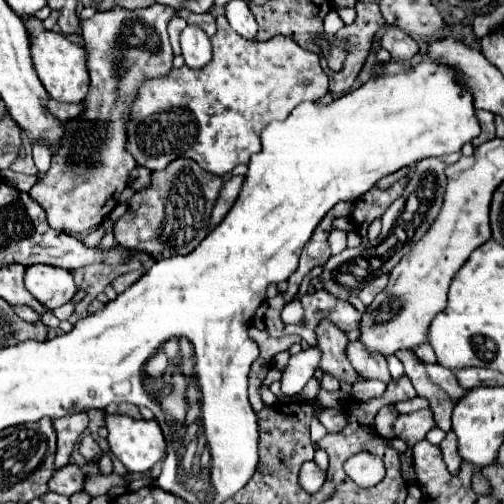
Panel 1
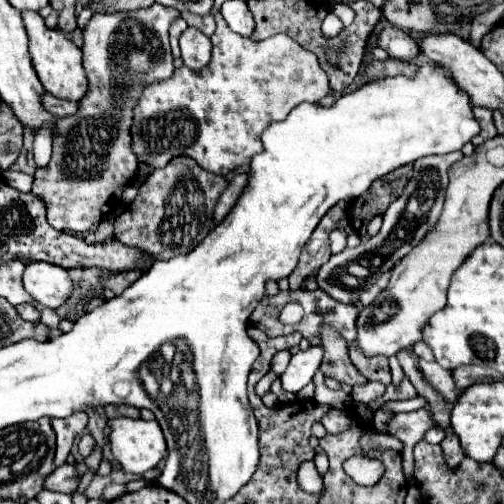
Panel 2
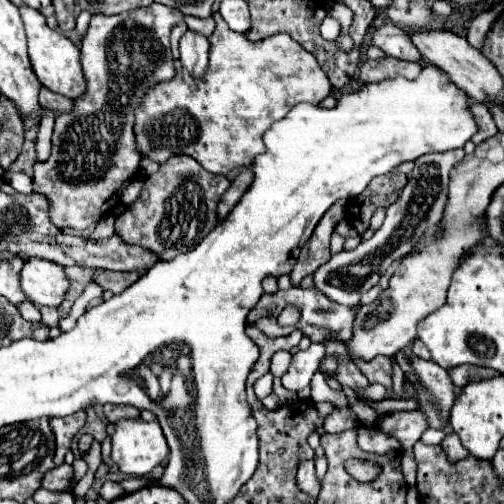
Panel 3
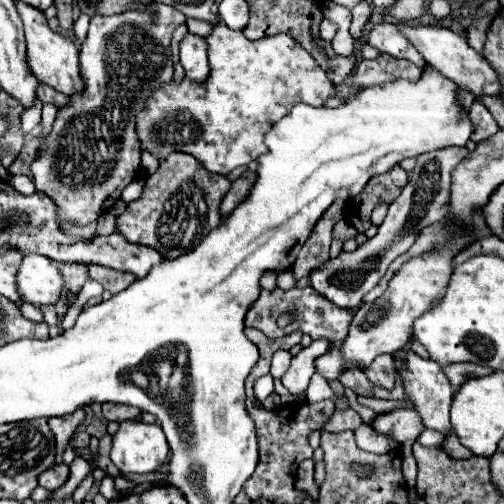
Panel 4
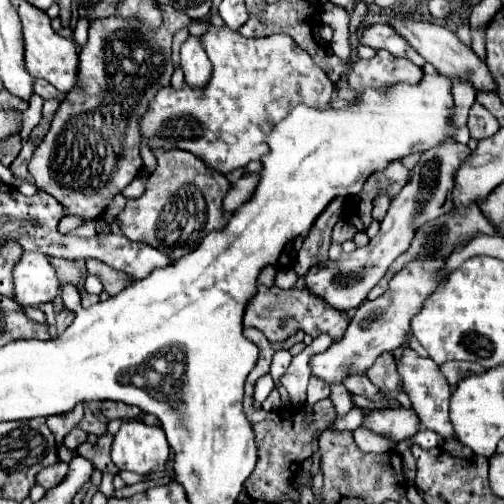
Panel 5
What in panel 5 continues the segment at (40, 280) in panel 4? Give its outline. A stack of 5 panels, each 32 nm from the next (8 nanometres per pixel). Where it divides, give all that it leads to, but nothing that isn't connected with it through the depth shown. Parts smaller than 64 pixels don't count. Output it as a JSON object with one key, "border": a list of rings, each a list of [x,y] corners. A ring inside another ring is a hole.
{"border":[[[24,252],[12,270],[14,296],[22,306],[38,306],[54,300],[60,292],[60,280],[48,258],[40,252]]]}

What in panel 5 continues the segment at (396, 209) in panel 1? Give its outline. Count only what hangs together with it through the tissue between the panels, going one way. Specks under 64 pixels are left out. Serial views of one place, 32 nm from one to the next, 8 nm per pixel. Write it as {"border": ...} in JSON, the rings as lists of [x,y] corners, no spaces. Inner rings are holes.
{"border":[[[444,140],[438,146],[426,150],[414,170],[410,172],[410,180],[400,190],[400,194],[390,202],[388,214],[382,220],[380,232],[370,240],[370,246],[356,248],[352,254],[342,254],[336,262],[326,260],[322,264],[316,264],[308,270],[304,276],[306,288],[316,296],[322,298],[328,306],[334,310],[346,312],[352,308],[358,308],[368,292],[380,282],[380,278],[386,274],[388,266],[408,248],[412,240],[412,232],[420,228],[420,224],[434,220],[436,216],[442,216],[452,208],[452,190],[454,190],[454,176],[460,164],[470,156],[470,148],[466,144],[460,144],[456,140]]]}

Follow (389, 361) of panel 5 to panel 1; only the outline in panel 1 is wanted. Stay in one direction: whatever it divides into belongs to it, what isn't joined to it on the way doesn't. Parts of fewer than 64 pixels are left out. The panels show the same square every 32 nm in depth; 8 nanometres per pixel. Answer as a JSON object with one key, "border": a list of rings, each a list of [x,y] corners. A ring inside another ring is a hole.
{"border":[[[348,342],[348,360],[352,360],[354,370],[360,372],[360,376],[366,380],[382,380],[386,384],[392,380],[386,356],[372,356],[370,352],[364,352],[360,342]]]}

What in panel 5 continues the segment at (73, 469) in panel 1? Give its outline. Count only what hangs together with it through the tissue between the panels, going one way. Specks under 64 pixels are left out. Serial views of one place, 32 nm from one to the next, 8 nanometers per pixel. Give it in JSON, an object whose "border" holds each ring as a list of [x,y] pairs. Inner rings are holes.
{"border":[[[56,462],[54,466],[48,466],[48,468],[44,468],[36,474],[36,484],[44,486],[46,490],[54,488],[66,476],[66,472],[68,472],[68,464],[66,462]]]}

